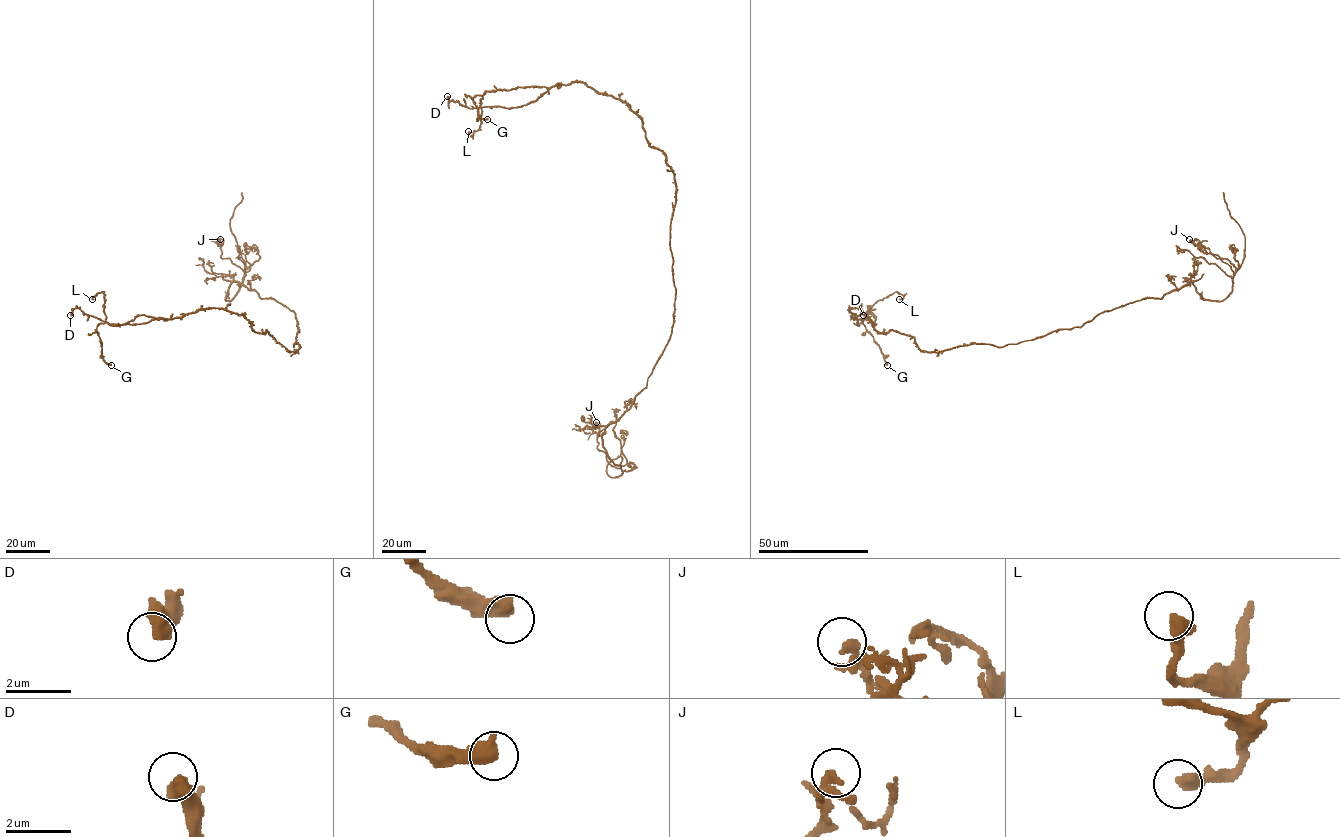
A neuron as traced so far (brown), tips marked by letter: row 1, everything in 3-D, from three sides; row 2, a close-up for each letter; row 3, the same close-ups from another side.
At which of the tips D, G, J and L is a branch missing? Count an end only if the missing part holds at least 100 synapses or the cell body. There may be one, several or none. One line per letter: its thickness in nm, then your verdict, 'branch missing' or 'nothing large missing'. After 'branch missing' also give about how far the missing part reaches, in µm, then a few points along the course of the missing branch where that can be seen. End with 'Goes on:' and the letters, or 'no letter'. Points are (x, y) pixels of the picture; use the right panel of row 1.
D: calibre 600 nm; nothing large missing
G: calibre 550 nm; nothing large missing
J: calibre 170 nm; nothing large missing
L: calibre 420 nm; nothing large missing
Goes on: no letter

